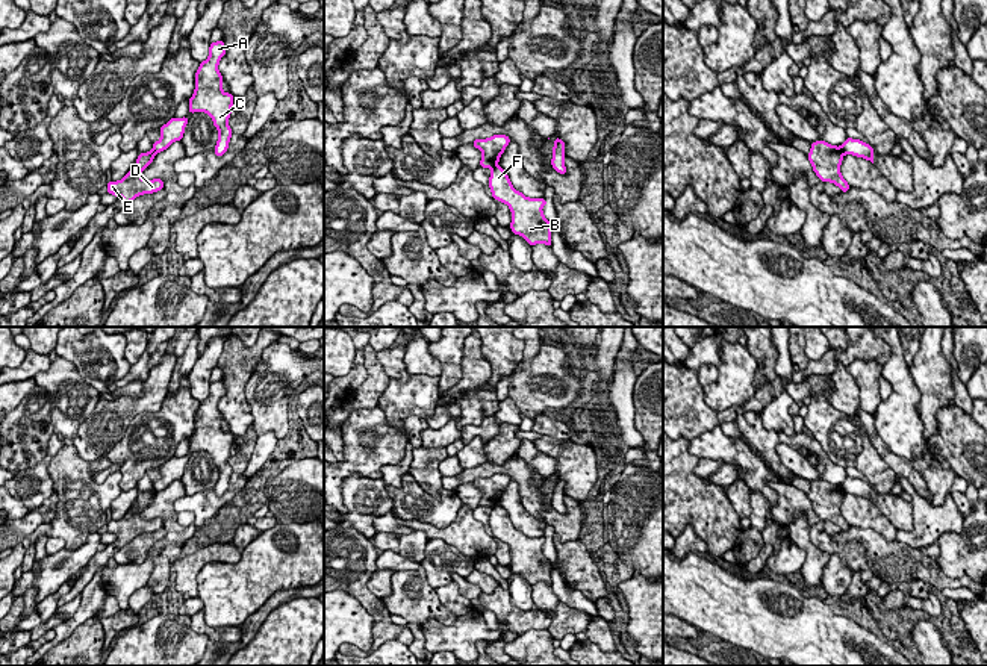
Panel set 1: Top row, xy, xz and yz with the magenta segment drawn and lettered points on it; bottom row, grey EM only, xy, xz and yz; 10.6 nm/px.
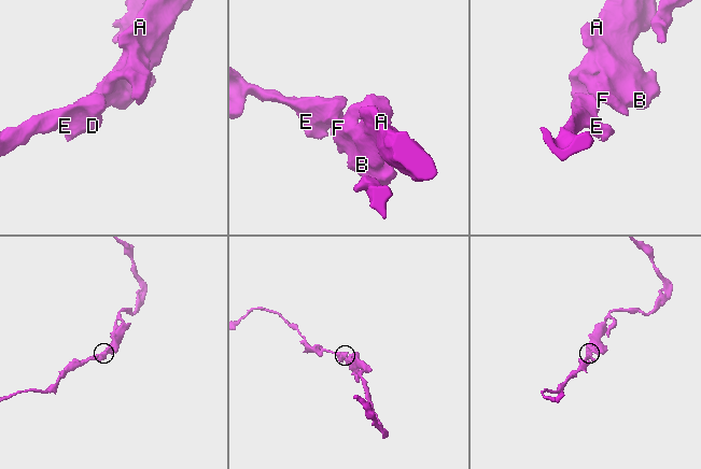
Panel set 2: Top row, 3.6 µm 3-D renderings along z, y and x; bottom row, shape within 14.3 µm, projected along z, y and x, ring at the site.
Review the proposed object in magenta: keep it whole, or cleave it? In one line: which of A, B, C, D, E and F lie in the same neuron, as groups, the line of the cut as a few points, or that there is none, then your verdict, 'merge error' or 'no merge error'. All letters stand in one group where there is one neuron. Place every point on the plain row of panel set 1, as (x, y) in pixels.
A B C F / D E | yz (839, 486), (845, 492) | merge error

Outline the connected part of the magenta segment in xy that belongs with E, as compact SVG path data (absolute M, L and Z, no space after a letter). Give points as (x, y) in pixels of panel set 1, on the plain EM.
M154 490L141 492L136 498L136 507L130 509L121 519L107 522L107 533L121 536L124 543L129 543L142 533L153 533L163 527L163 519L153 518L150 521L141 516L141 512L148 507L154 498Z

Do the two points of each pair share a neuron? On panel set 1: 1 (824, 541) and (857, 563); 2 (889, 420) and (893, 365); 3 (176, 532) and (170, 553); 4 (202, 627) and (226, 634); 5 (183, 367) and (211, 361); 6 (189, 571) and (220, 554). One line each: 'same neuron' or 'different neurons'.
1: same neuron
2: same neuron
3: different neurons
4: same neuron
5: different neurons
6: same neuron

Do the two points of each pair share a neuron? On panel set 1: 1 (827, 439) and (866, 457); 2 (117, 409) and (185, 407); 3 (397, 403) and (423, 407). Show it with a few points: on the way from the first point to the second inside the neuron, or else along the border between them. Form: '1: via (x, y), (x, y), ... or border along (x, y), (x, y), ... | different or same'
1: via (836, 448), (840, 453), (857, 453) | same
2: border along (167, 395), (158, 410), (140, 412), (127, 424) | different
3: via (403, 403), (417, 403) | same

